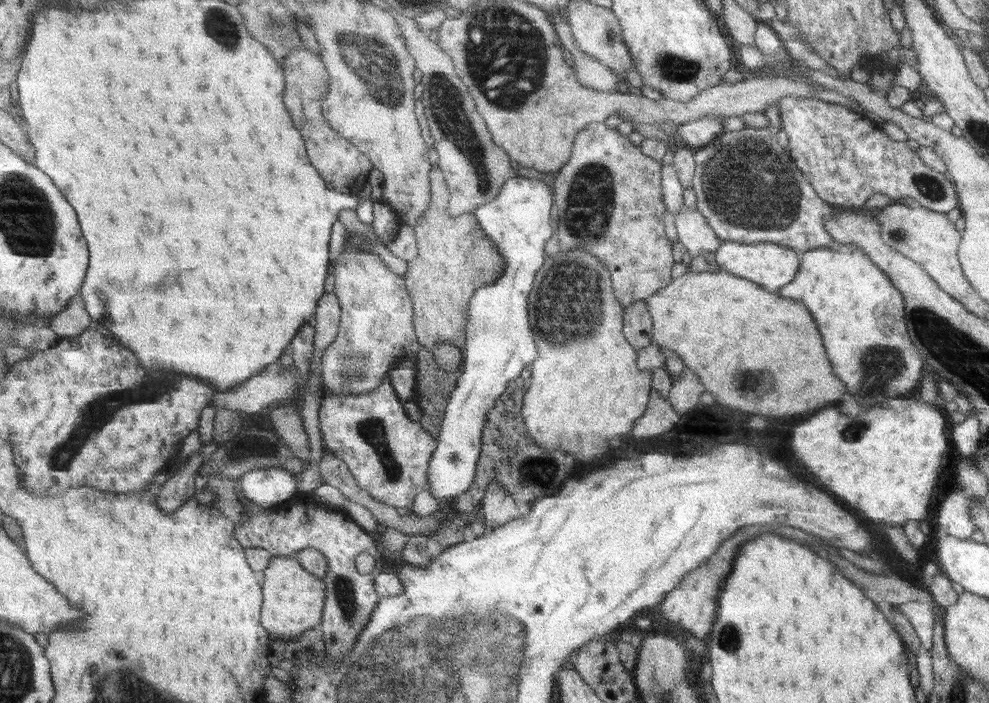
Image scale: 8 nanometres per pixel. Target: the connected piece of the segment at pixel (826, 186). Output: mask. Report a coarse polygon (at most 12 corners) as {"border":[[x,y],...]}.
{"border":[[783,95],[788,155],[837,210],[946,213],[944,173],[846,106]]}

